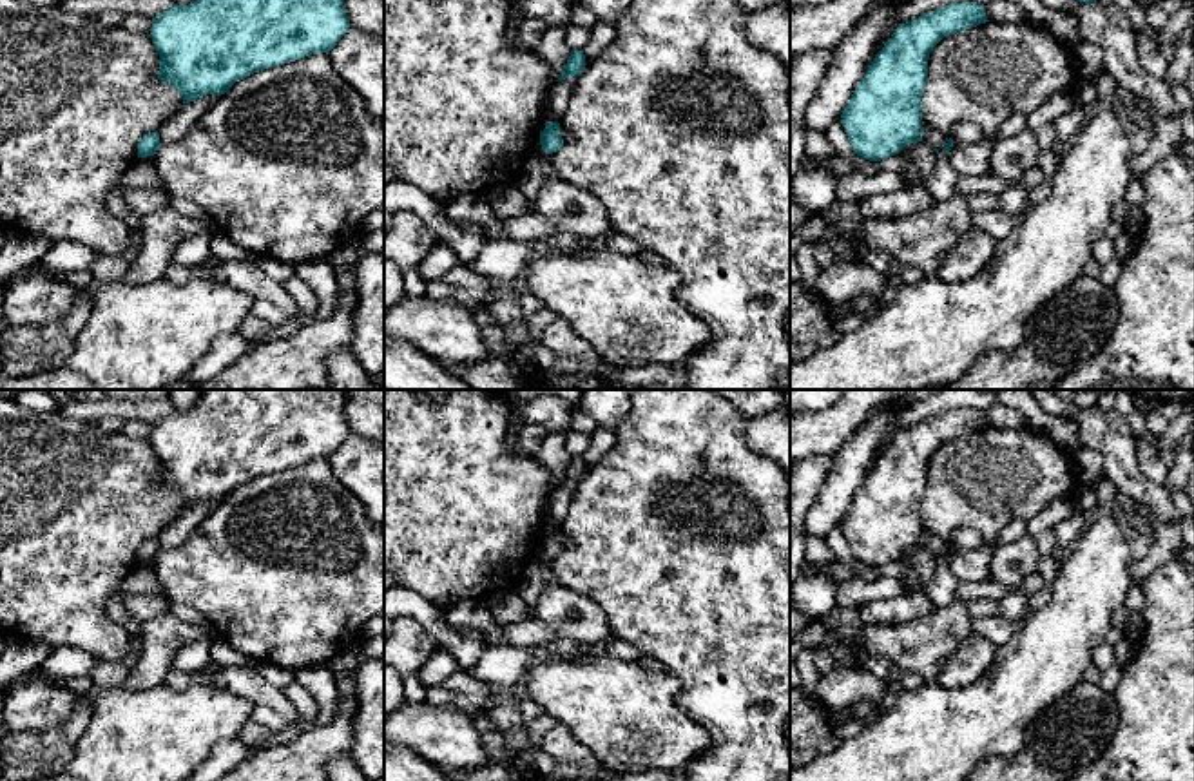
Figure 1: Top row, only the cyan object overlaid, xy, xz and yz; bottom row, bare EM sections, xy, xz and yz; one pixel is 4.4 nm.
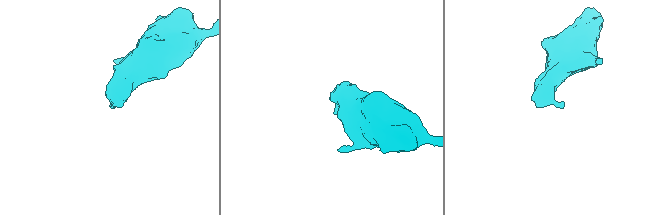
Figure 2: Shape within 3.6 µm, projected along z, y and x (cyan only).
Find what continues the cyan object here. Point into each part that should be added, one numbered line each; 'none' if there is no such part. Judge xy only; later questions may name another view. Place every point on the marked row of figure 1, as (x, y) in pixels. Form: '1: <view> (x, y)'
none

